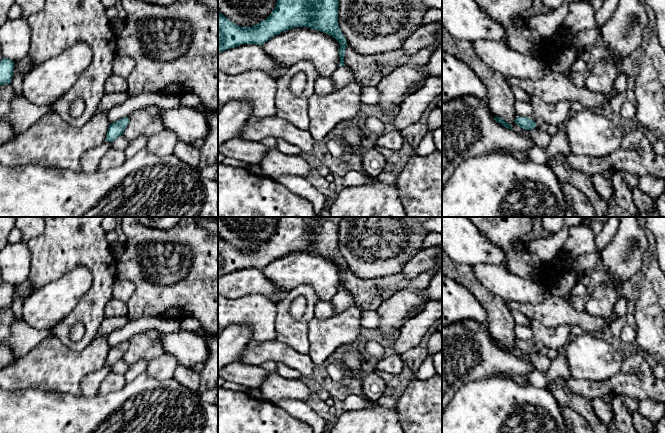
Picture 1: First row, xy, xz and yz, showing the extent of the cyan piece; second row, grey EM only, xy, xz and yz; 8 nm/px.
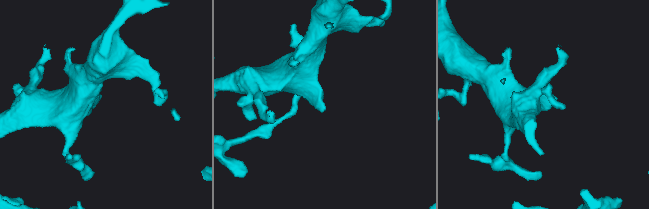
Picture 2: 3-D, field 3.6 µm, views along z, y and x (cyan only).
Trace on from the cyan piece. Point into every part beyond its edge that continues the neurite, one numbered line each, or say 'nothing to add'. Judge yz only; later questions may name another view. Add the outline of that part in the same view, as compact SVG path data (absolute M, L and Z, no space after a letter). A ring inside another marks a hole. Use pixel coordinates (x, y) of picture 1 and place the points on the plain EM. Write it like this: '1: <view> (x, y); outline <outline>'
1: yz (555, 338); outline M531 319L533 338L530 341L537 350L542 347L558 350L569 342L570 325L563 324L557 327L546 327L541 322Z

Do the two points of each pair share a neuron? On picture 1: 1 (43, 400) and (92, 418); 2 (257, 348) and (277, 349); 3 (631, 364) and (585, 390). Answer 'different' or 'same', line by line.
1: same
2: same
3: same

